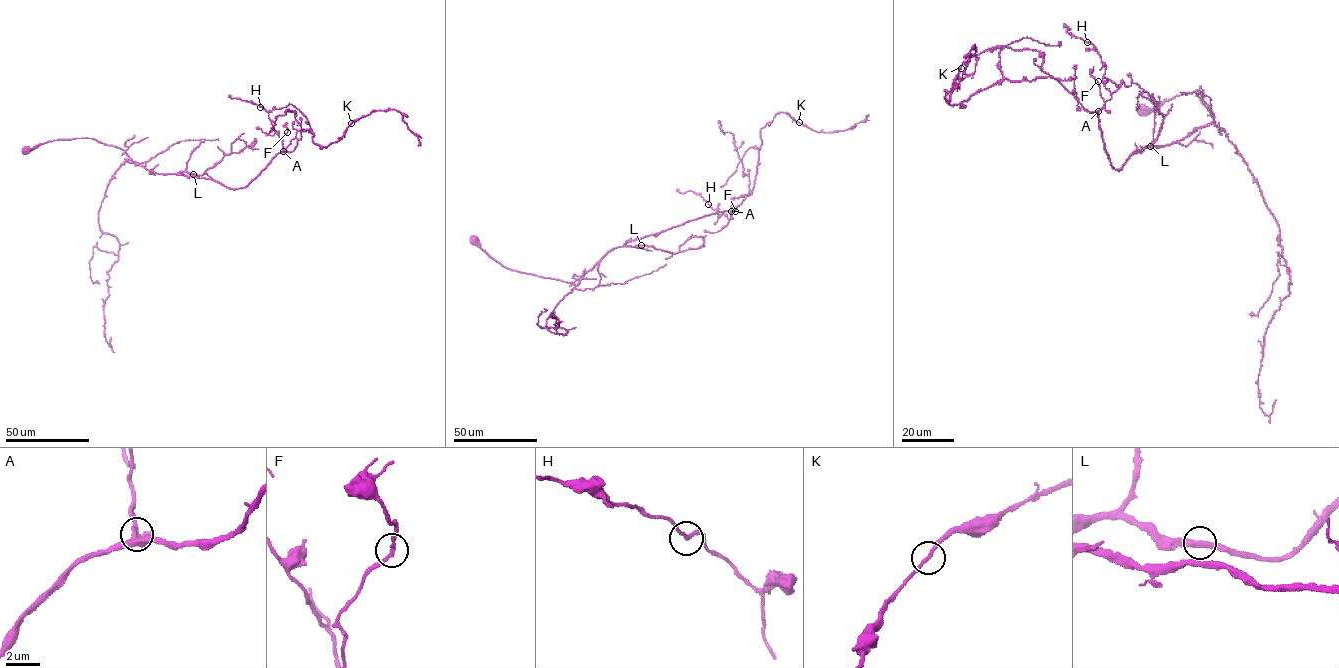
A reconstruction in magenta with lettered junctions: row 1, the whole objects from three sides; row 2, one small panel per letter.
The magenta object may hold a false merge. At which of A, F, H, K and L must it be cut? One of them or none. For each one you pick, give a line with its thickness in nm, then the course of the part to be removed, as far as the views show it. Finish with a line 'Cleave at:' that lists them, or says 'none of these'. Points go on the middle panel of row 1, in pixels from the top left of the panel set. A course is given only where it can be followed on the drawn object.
Cleave at: none of these

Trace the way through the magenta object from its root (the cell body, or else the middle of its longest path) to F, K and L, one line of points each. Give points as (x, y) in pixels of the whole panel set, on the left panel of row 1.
F: (25, 150), (54, 140), (93, 138), (121, 148), (156, 173), (210, 178), (237, 189), (283, 151), (287, 132)
K: (25, 150), (93, 138), (156, 173), (237, 189), (292, 152), (297, 131), (311, 130), (327, 147), (351, 123)
L: (25, 150), (54, 140), (93, 138), (121, 148), (132, 160), (156, 173), (193, 174)

